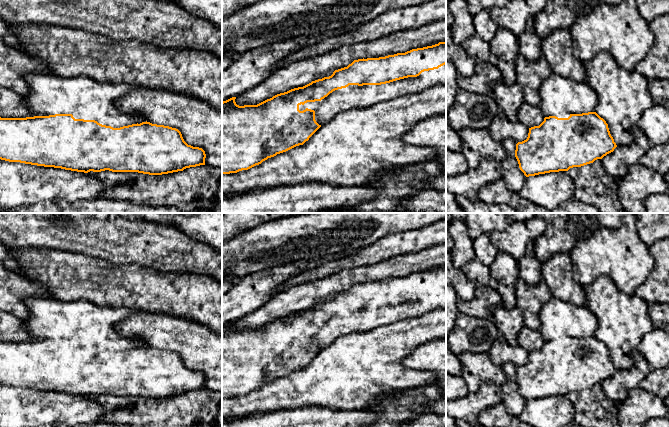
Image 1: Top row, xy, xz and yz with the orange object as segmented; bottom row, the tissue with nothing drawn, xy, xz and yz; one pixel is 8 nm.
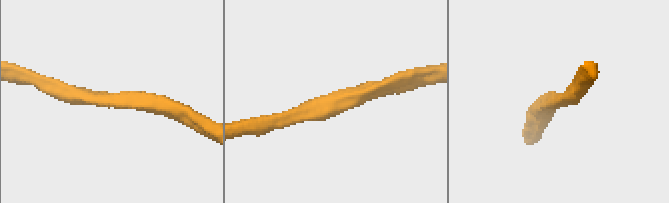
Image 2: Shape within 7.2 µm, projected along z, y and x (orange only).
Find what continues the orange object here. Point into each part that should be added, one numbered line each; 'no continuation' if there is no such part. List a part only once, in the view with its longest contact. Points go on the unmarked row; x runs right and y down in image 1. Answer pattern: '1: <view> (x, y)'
1: xz (310, 329)

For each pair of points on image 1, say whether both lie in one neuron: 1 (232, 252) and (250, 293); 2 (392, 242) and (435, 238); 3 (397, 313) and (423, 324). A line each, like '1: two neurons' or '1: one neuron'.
1: two neurons
2: one neuron
3: two neurons

